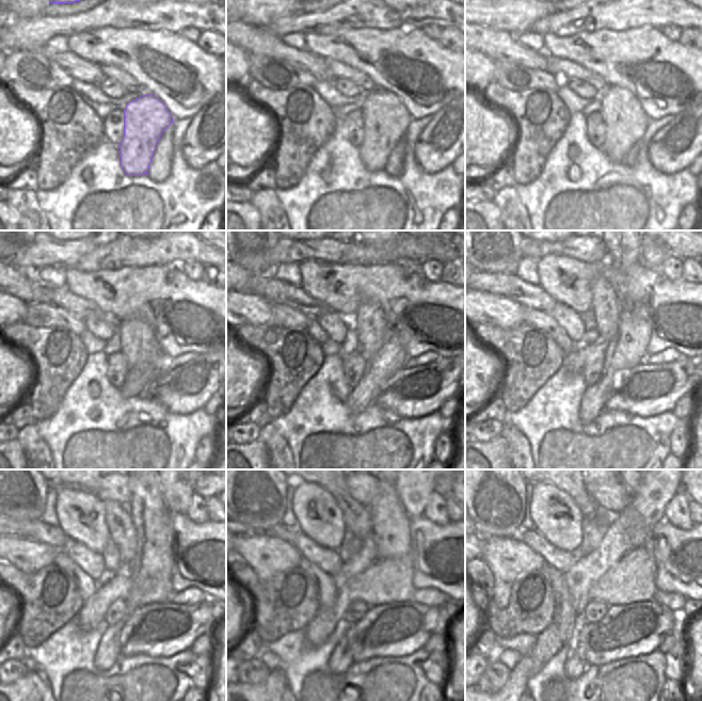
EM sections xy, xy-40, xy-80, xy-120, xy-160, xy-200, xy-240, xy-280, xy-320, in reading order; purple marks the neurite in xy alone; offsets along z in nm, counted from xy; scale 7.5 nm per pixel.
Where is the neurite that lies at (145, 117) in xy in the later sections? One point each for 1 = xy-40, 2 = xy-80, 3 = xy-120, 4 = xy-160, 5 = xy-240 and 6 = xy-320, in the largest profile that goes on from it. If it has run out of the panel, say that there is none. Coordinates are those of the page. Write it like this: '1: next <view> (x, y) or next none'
1: next xy-40 (385, 120)
2: next xy-80 (625, 121)
3: next xy-120 (138, 339)
4: next xy-160 (368, 320)
5: next xy-240 (118, 520)
6: next xy-320 (588, 507)

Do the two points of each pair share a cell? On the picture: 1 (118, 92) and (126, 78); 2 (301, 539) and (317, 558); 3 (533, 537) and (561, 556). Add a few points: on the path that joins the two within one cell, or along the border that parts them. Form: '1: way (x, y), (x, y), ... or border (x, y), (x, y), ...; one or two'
1: border (105, 77), (115, 79), (128, 92); two
2: way (303, 543), (314, 554); one
3: way (540, 543), (555, 556); one

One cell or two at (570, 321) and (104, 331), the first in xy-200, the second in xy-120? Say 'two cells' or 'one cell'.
one cell

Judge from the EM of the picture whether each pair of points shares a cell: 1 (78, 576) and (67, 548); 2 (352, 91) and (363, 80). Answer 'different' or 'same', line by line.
1: different
2: different

